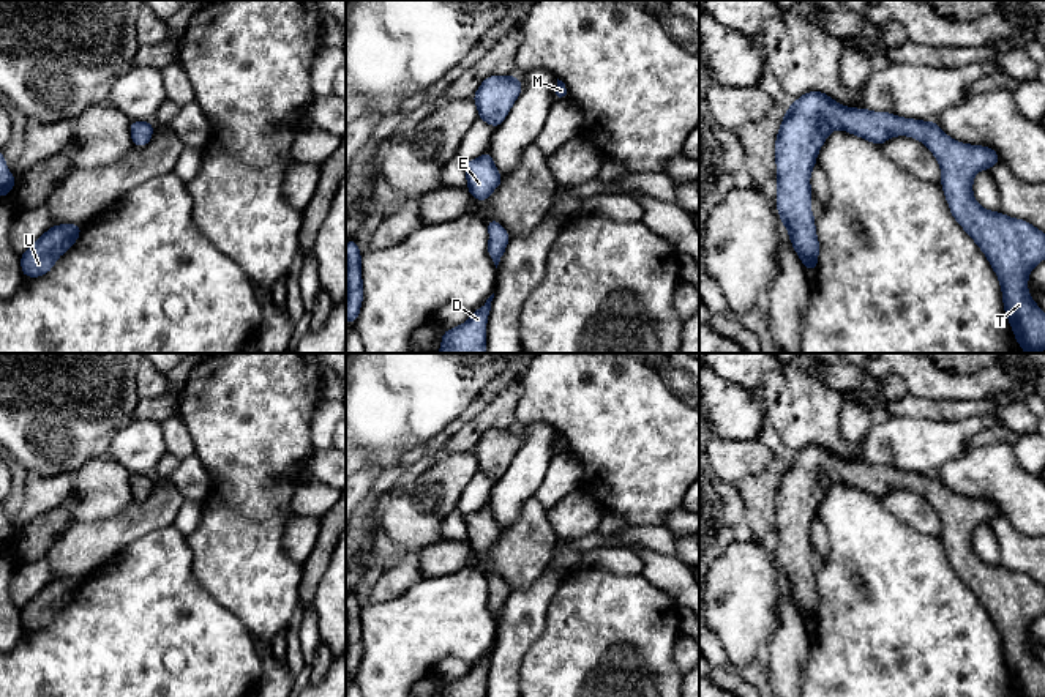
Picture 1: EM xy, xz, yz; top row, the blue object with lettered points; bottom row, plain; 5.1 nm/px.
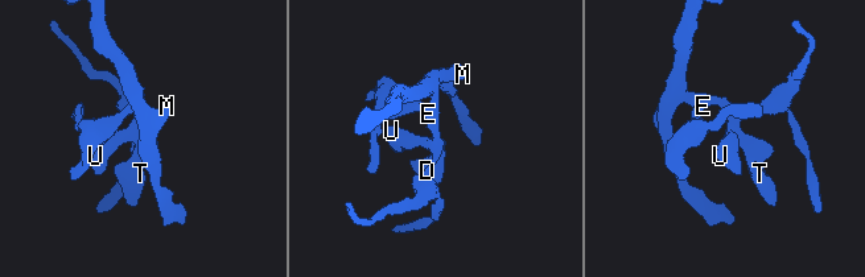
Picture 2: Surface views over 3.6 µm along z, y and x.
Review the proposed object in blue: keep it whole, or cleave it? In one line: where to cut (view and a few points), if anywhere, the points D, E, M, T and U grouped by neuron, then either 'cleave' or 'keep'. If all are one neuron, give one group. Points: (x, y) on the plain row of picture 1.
cut none; groups D E M T U; keep

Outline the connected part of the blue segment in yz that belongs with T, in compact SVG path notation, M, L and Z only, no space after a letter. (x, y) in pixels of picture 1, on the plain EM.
M808 445L789 457L775 494L778 535L775 555L781 576L789 585L791 598L805 621L813 626L819 607L819 594L815 582L816 571L811 568L810 561L813 552L810 527L816 517L819 501L833 483L848 484L878 500L893 489L909 489L927 498L941 519L941 539L953 572L983 604L1001 636L1004 664L1009 670L1017 695L1045 697L1045 665L1028 647L1028 629L1031 623L1039 615L1045 613L1045 587L1028 574L1009 571L1001 565L988 565L976 555L972 549L972 533L979 524L996 519L999 516L999 508L996 503L988 500L968 498L953 494L939 483L938 475L901 472L890 465L871 465L863 460L846 460L822 445Z

